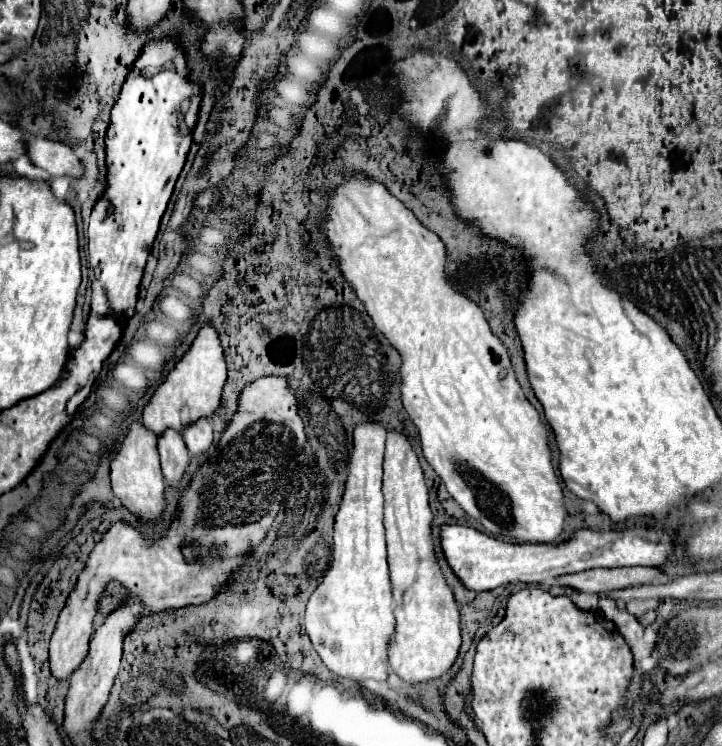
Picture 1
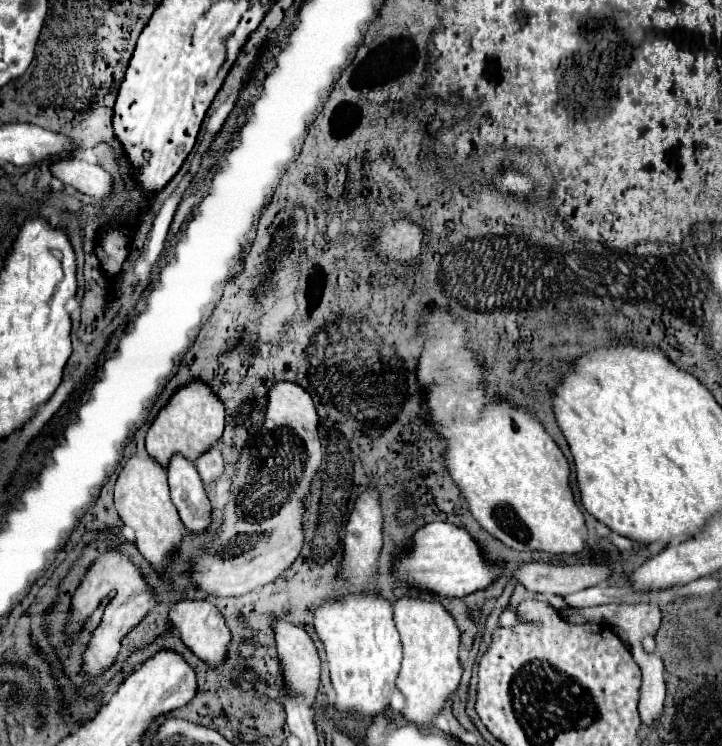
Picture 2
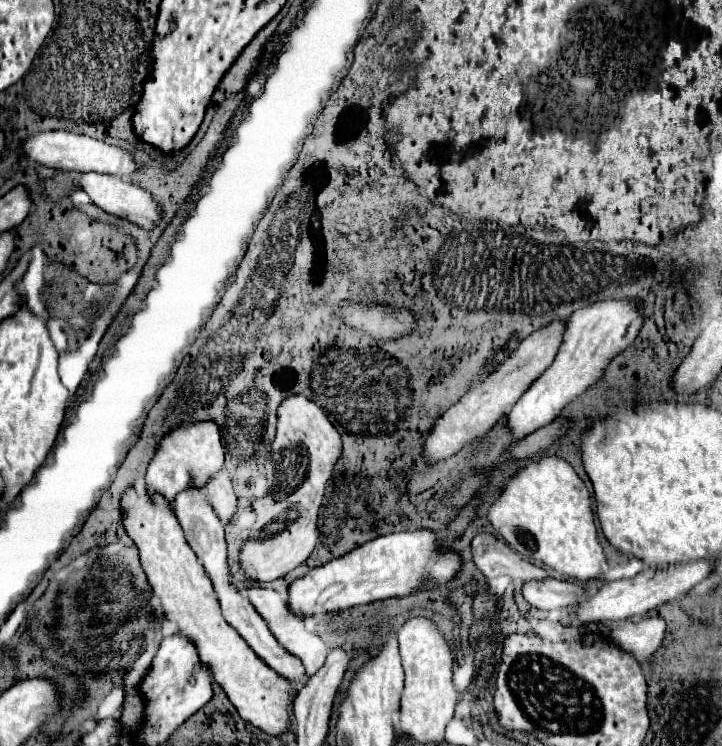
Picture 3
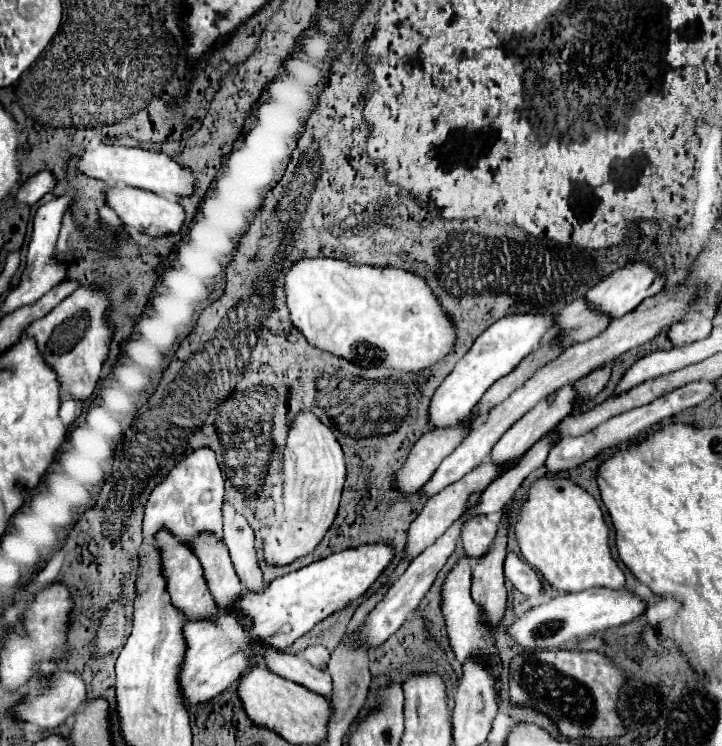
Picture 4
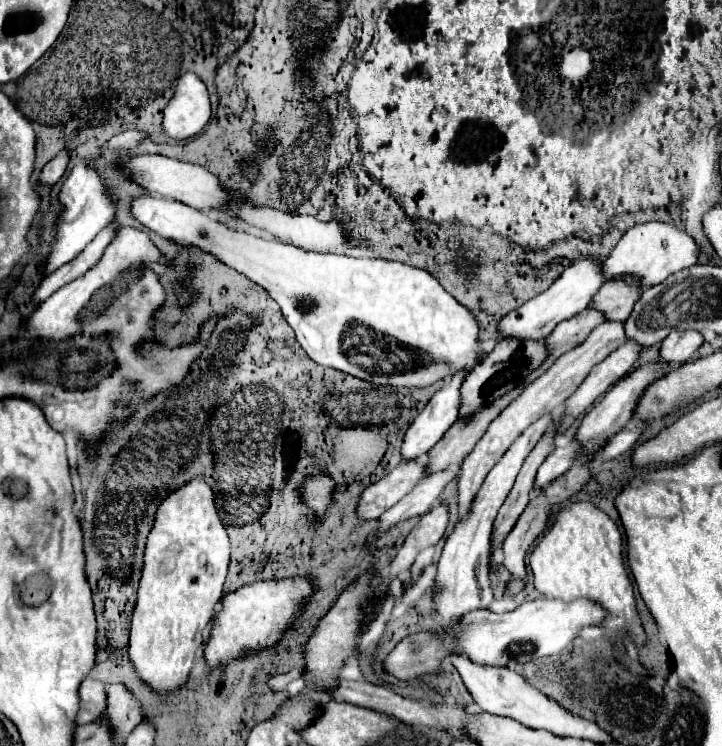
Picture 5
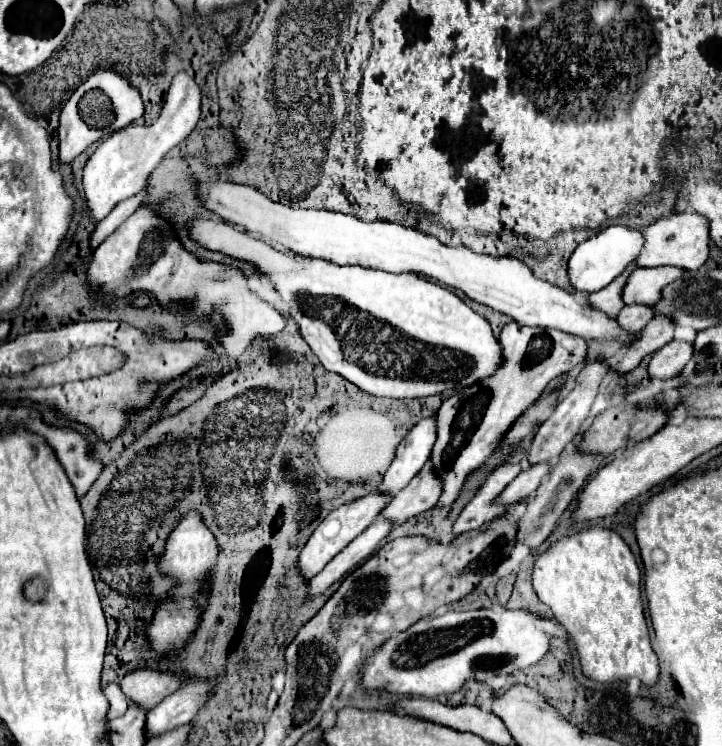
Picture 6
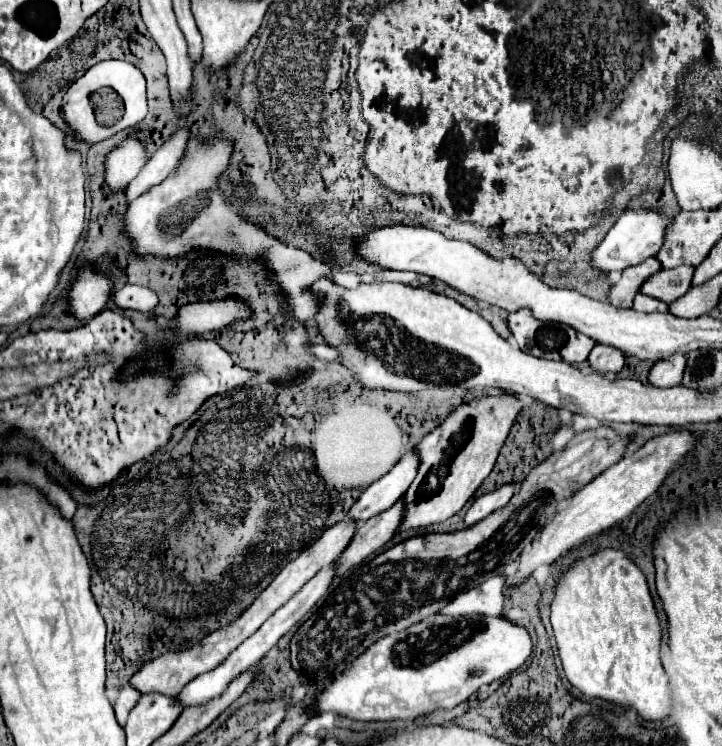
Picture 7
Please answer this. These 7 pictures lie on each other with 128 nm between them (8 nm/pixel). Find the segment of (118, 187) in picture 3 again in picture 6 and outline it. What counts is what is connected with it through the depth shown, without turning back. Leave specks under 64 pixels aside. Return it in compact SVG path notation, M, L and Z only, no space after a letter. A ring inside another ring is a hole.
M218 218L194 220L190 224L190 234L202 246L240 258L270 274L272 284L276 286L282 300L290 306L292 318L296 320L304 340L310 344L320 362L328 370L344 376L348 382L364 392L370 392L372 396L420 398L462 390L496 374L504 362L500 340L492 334L488 320L468 308L452 290L432 284L420 274L392 274L360 266L338 266L324 260L304 262L298 254L274 248L272 244L258 240Z

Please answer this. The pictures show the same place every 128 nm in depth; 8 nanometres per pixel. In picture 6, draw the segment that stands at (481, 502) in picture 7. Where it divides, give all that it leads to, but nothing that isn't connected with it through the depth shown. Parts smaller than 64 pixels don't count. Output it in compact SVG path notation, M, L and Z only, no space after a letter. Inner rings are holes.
M534 464L526 470L520 470L520 474L512 480L512 484L508 484L508 488L504 488L504 492L498 496L498 504L512 504L512 502L520 502L524 498L528 498L540 484L540 480L548 474L548 466L546 464Z

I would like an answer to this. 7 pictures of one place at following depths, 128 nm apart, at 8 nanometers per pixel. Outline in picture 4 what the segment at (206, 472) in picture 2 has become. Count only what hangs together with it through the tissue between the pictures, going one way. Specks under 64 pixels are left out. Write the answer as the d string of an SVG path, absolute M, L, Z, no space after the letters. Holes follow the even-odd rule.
M224 502L224 544L230 550L230 560L242 584L248 590L260 590L264 586L262 570L258 566L258 554L254 544L254 532L248 522Z

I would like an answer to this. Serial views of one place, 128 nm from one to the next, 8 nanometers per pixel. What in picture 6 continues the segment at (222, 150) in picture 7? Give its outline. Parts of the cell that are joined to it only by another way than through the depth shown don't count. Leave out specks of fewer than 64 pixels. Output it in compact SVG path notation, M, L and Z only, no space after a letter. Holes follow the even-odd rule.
M152 204L140 206L96 248L88 268L88 284L100 286L98 298L108 304L114 296L126 298L136 292L146 292L162 304L176 300L194 302L198 318L206 318L208 314L222 316L228 330L226 334L218 334L218 338L232 358L240 356L254 336L278 334L286 326L286 318L248 288L248 272L244 268L204 260L184 250L170 220L152 208Z

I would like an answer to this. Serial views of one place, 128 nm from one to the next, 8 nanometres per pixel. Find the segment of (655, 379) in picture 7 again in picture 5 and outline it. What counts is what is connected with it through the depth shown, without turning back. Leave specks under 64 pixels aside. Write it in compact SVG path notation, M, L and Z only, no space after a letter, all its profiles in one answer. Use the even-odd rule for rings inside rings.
M672 332L660 346L660 358L668 364L688 362L702 342L700 332Z

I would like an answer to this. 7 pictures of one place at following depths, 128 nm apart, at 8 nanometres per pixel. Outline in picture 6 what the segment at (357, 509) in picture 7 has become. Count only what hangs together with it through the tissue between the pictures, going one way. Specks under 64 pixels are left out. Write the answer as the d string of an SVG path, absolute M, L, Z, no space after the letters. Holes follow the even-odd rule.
M428 418L414 426L412 432L408 432L408 436L400 442L398 454L386 470L376 492L392 496L400 492L416 476L416 472L420 472L420 468L428 462L432 444L436 440L434 430L434 420Z

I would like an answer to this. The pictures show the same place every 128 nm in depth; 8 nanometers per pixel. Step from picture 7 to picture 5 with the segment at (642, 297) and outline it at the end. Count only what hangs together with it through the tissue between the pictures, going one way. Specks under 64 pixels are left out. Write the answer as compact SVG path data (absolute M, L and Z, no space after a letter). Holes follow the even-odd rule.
M606 320L604 324L600 324L596 330L592 330L592 334L584 340L584 344L576 346L572 352L566 352L564 356L560 356L542 376L538 376L532 384L528 384L528 388L510 402L508 408L504 408L496 420L492 420L492 424L488 426L488 430L484 432L484 436L478 440L476 448L468 454L468 458L464 460L462 472L460 472L460 482L458 482L458 504L460 504L460 516L464 512L468 512L470 502L474 498L474 494L478 492L478 488L482 486L486 474L496 466L496 462L506 454L506 450L514 444L514 440L528 428L528 424L534 424L536 420L540 420L546 414L558 414L562 410L562 404L568 396L572 396L572 392L576 392L576 388L582 384L584 376L588 376L588 372L600 364L606 356L610 356L616 348L620 348L620 344L626 342L626 332L624 332L624 322L618 320Z

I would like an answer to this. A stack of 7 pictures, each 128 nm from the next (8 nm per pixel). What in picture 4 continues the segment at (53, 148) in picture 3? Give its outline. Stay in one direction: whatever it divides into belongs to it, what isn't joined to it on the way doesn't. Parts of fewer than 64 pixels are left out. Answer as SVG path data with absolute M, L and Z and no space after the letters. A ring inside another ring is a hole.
M100 144L94 150L84 150L80 158L76 160L78 170L84 174L104 180L108 186L132 186L132 188L142 188L150 190L168 198L188 198L196 194L196 178L192 176L192 170L178 164L170 156L162 152L150 152L142 148L126 148L126 146L106 146Z

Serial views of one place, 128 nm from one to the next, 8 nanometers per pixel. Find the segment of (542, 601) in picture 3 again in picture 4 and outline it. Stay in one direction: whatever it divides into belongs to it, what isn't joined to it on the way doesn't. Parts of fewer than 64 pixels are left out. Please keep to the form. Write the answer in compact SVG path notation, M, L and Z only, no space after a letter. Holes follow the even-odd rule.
M508 552L508 556L506 556L504 576L514 584L516 590L520 590L526 596L538 598L544 590L544 584L540 582L538 574L522 558L518 558L518 554L514 554L514 552Z

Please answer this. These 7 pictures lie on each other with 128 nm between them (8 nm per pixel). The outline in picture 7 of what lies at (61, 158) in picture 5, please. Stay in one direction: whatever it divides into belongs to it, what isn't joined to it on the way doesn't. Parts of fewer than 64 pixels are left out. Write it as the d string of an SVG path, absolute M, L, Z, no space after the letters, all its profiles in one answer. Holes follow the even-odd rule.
M104 60L94 64L82 78L78 78L64 94L62 98L62 118L76 130L78 138L88 142L88 144L96 144L100 140L106 140L110 136L114 136L120 130L126 130L134 124L138 124L144 116L146 116L148 108L146 108L146 80L142 76L142 72L130 64L130 62L122 62L122 60ZM100 88L110 88L114 90L120 98L116 98L118 104L118 112L122 110L120 118L108 118L108 110L114 100L104 100L104 98L96 98L98 92L102 92Z

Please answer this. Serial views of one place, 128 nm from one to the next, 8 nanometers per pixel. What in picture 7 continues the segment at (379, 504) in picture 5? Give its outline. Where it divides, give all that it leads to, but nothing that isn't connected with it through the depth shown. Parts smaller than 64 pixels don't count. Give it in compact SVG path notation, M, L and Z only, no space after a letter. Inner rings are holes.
M342 520L340 524L328 528L316 542L312 542L306 550L302 550L294 560L290 560L282 570L280 574L270 582L270 586L236 618L232 620L228 626L220 628L220 630L214 630L210 632L204 640L192 644L190 648L184 648L184 650L178 650L178 652L166 652L150 662L146 662L134 676L132 676L132 684L134 688L140 688L142 694L146 692L160 692L160 694L168 694L168 696L176 696L190 680L194 680L196 676L204 674L204 672L210 672L212 668L220 666L228 654L232 654L248 636L252 636L280 606L284 606L296 592L300 592L300 588L312 580L322 568L330 566L340 554L342 550L348 546L352 534L354 534L354 528L356 524L352 524L350 520Z

